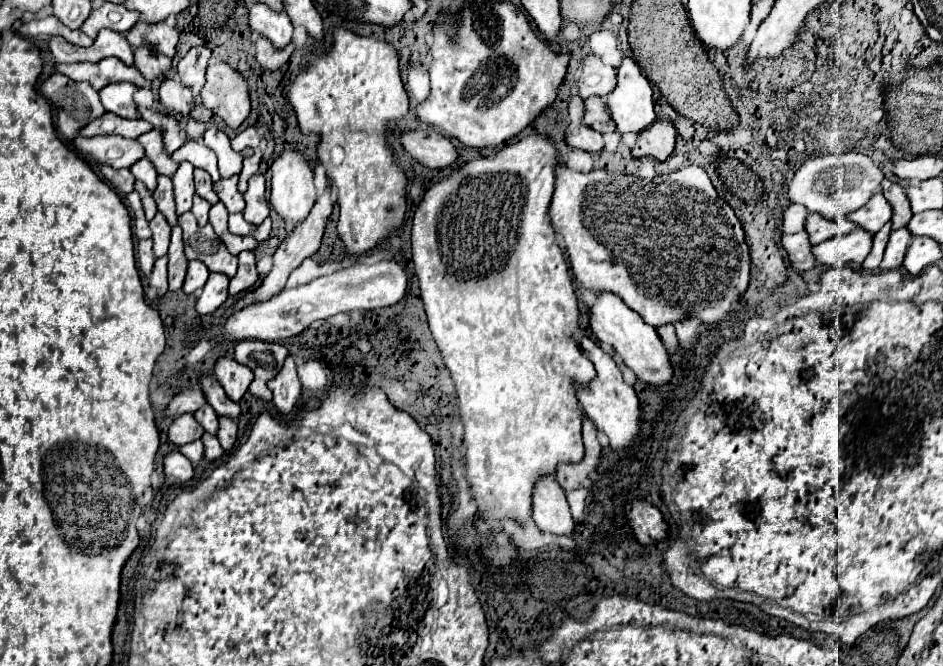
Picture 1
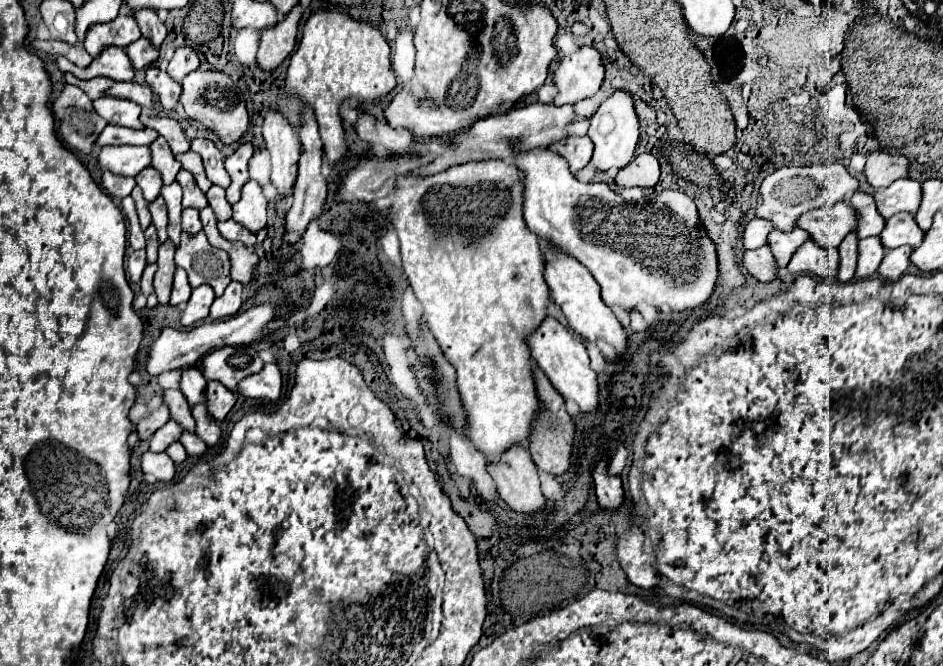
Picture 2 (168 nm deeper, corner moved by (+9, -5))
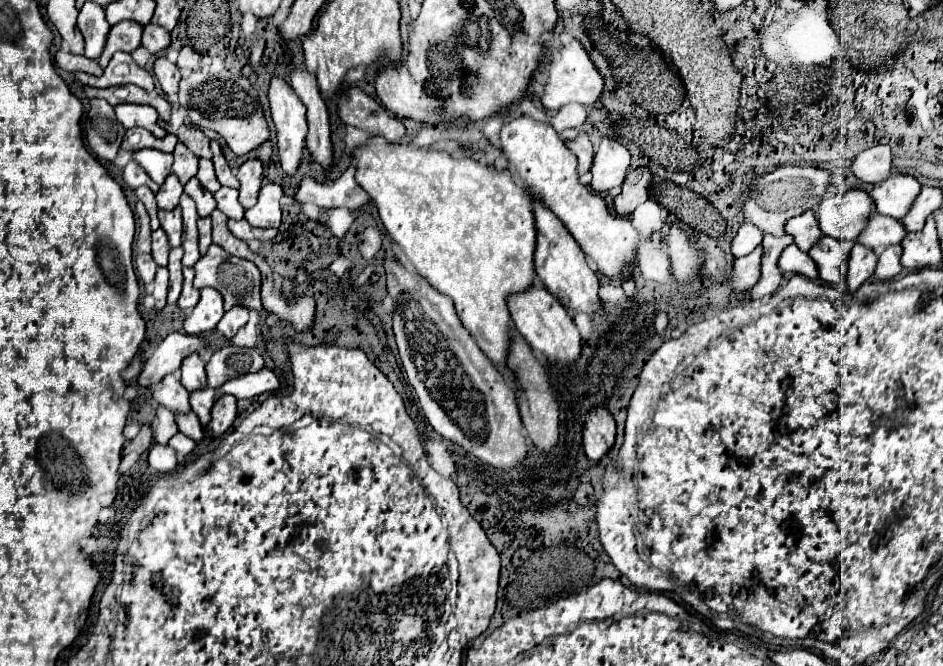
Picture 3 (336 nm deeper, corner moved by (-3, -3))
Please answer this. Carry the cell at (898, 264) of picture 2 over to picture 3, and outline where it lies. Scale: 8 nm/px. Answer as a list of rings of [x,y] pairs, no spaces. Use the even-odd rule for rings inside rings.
[[[892,245],[878,257],[874,277],[880,281],[888,281],[888,279],[894,279],[896,275],[900,275],[900,271],[902,271],[900,245]]]

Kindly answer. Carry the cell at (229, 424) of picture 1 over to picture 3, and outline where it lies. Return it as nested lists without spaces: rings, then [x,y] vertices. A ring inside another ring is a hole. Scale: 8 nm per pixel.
[[[204,387],[204,389],[198,389],[198,391],[190,393],[190,407],[198,415],[202,425],[208,423],[210,409],[212,409],[214,401],[216,401],[216,391],[210,389],[210,387]]]

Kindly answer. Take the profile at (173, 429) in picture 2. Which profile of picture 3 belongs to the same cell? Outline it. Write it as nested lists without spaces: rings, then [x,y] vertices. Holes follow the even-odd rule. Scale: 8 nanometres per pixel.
[[[156,405],[156,423],[154,423],[154,441],[160,445],[166,445],[172,435],[176,435],[176,421],[174,413],[162,405]]]

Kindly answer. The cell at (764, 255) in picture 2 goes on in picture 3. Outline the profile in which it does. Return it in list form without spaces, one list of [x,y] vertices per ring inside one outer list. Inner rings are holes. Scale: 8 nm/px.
[[[756,247],[750,255],[740,257],[734,261],[732,265],[732,275],[728,279],[728,287],[738,293],[738,291],[746,291],[756,283],[758,271],[760,271],[760,257],[762,257],[762,247]]]

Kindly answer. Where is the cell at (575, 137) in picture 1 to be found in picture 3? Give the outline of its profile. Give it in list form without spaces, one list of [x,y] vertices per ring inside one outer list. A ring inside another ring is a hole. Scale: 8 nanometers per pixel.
[[[580,133],[576,139],[566,141],[566,147],[578,157],[578,173],[582,175],[582,173],[590,171],[590,167],[592,167],[592,157],[594,157],[594,155],[592,155],[592,143],[590,143],[588,135]]]

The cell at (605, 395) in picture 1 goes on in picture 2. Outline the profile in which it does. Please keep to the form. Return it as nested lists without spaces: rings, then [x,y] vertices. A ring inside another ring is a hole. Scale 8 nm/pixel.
[[[548,315],[538,331],[528,339],[528,345],[532,349],[532,357],[538,361],[538,367],[546,373],[562,397],[576,401],[582,413],[596,413],[600,409],[598,375],[590,369],[590,357],[584,343],[576,341],[568,327]]]

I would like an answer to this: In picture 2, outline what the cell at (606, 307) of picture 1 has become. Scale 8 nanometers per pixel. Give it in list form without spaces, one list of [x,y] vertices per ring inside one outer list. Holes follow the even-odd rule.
[[[550,245],[544,249],[544,257],[546,257],[544,277],[546,277],[546,283],[548,283],[550,291],[552,291],[552,301],[562,307],[570,329],[578,331],[586,341],[596,343],[598,349],[602,351],[602,355],[608,361],[616,363],[622,355],[626,355],[628,333],[622,327],[622,323],[618,321],[618,317],[614,315],[614,311],[606,303],[602,303],[600,285],[596,283],[596,279],[576,259],[572,259],[570,255],[558,253]]]

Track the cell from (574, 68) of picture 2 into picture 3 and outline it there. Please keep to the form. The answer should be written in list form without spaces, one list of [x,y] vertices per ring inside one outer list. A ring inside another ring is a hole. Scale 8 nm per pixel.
[[[572,41],[568,45],[562,45],[558,49],[558,55],[552,57],[548,65],[548,81],[544,85],[544,95],[540,97],[540,101],[546,109],[560,109],[562,105],[568,103],[592,105],[602,95],[602,89],[604,89],[604,79],[596,71],[586,49],[578,41]]]

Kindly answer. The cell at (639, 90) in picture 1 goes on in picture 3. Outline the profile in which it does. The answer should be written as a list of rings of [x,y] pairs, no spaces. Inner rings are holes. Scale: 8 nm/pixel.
[[[602,139],[598,153],[592,161],[592,181],[590,189],[596,193],[606,193],[622,185],[630,167],[630,153],[616,139]]]

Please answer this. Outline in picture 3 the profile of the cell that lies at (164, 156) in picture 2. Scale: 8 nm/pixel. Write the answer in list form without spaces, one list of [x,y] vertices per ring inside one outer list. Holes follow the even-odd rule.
[[[178,143],[176,149],[174,149],[174,167],[172,167],[172,171],[176,173],[180,183],[186,185],[198,173],[198,157],[186,145]]]

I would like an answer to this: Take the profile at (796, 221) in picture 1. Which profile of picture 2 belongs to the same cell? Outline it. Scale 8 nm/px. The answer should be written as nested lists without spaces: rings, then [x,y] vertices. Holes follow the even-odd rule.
[[[750,219],[744,227],[744,249],[756,249],[768,243],[768,235],[774,229],[772,225],[770,219]]]

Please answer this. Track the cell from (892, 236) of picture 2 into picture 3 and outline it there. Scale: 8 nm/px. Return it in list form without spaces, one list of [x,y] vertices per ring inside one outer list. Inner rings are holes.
[[[874,213],[874,217],[866,219],[866,225],[862,233],[856,237],[856,243],[872,249],[876,255],[880,255],[888,245],[898,245],[900,237],[904,237],[904,227],[898,223],[898,219],[892,217],[880,217]]]

